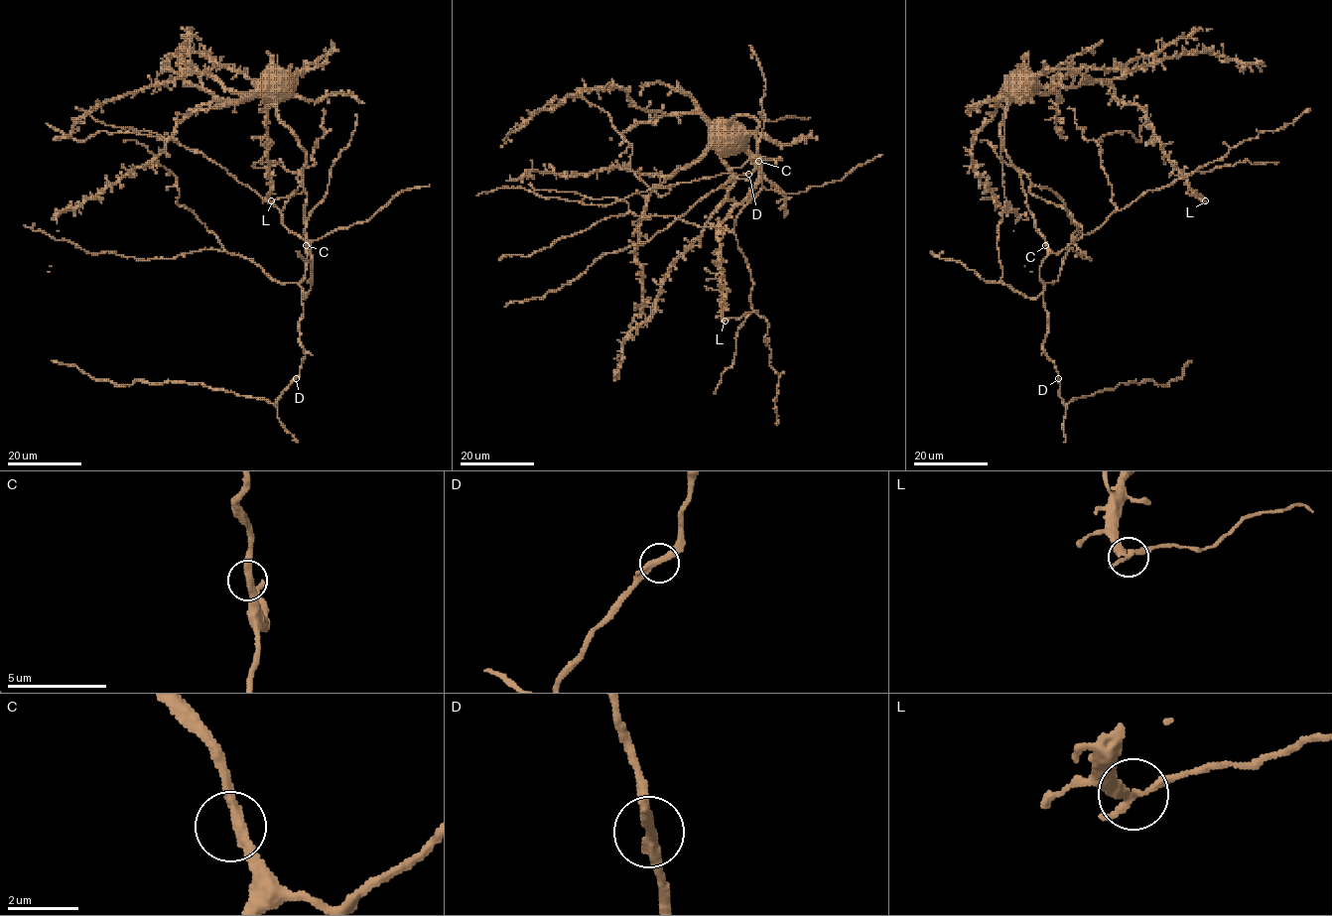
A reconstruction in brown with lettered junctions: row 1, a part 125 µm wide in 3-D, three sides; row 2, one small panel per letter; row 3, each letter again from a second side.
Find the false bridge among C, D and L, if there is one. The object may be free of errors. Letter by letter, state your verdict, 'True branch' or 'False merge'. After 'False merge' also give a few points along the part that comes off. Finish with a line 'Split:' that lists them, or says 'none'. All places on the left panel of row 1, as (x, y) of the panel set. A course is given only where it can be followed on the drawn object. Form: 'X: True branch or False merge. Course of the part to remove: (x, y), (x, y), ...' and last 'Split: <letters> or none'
C: True branch
D: True branch
L: False merge. Course of the part to remove: (271, 200), (306, 191)
Split: L

